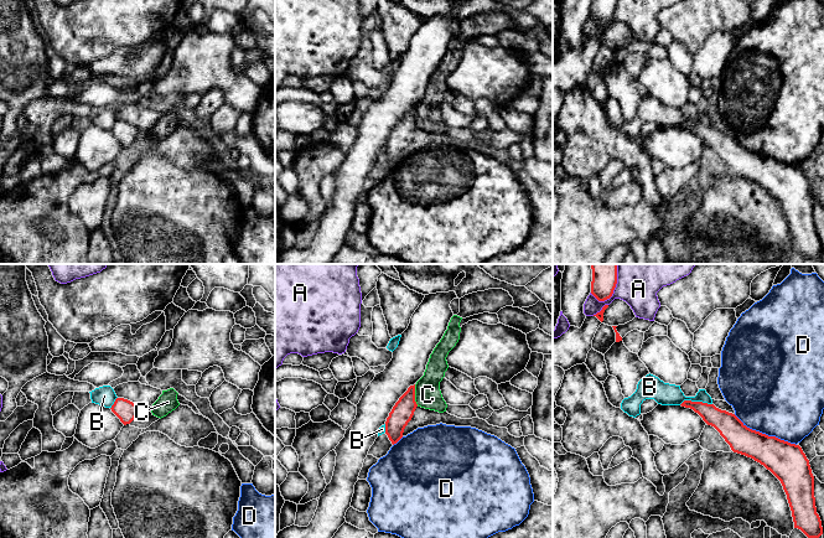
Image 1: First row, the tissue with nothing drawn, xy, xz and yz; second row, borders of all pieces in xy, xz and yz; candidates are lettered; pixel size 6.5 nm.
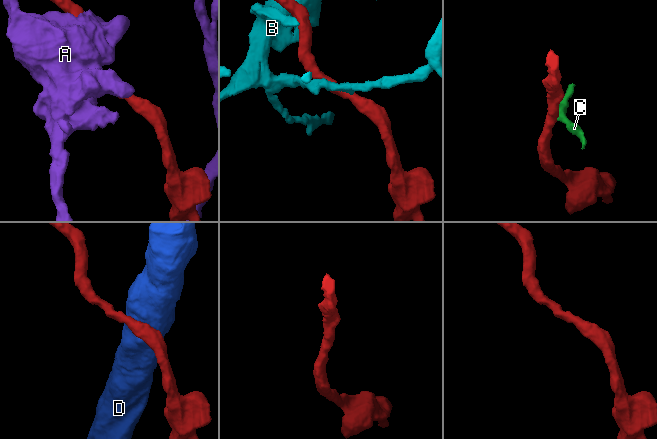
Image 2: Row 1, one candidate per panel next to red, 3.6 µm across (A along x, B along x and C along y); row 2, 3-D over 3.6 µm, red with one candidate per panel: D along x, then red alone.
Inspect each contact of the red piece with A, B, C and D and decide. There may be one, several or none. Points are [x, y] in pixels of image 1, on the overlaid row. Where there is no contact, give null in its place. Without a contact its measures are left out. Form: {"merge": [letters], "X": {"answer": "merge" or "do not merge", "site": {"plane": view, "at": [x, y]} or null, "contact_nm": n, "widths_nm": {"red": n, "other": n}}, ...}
{"merge": [], "A": {"answer": "do not merge", "site": {"plane": "yz", "at": [615, 286]}, "contact_nm": 280, "widths_nm": {"red": 170, "other": 360}}, "B": {"answer": "do not merge", "site": {"plane": "yz", "at": [695, 402]}, "contact_nm": 220, "widths_nm": {"red": 150, "other": 140}}, "C": {"answer": "do not merge", "site": {"plane": "xz", "at": [414, 396]}, "contact_nm": 150, "widths_nm": {"red": 140, "other": 170}}, "D": {"answer": "do not merge", "site": {"plane": "yz", "at": [765, 434]}, "contact_nm": 460, "widths_nm": {"red": 240, "other": 500}}}

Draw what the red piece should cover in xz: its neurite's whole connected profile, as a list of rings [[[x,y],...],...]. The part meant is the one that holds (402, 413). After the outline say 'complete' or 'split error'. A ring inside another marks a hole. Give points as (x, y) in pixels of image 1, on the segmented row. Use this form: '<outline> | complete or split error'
[[[414,384],[399,398],[387,418],[385,434],[393,445],[403,438],[404,429],[411,420],[416,407]]] | complete

